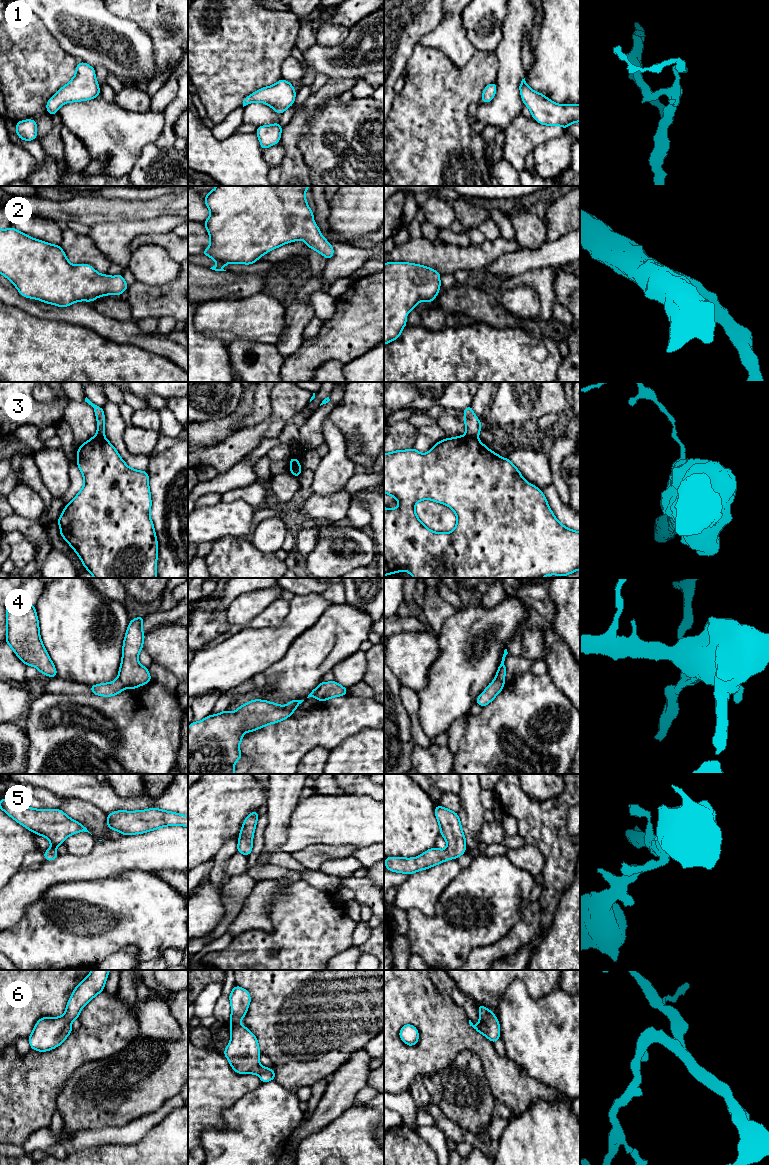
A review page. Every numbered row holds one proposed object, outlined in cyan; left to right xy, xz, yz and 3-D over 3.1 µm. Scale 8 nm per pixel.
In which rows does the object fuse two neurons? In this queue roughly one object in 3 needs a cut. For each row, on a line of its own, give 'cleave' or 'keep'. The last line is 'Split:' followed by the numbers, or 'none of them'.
1: keep
2: keep
3: cleave
4: cleave
5: keep
6: keep
Split: 3, 4

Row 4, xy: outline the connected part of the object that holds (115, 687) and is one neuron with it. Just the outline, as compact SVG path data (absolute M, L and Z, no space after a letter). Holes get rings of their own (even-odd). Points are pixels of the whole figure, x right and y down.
M116 679L110 683L101 683L89 686L93 694L105 697L120 694L125 688L123 683L119 679Z

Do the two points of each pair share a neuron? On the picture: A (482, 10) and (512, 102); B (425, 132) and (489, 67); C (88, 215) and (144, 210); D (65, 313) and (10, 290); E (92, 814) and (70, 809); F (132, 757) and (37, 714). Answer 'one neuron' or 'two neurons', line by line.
A: two neurons
B: one neuron
C: one neuron
D: one neuron
E: one neuron
F: one neuron

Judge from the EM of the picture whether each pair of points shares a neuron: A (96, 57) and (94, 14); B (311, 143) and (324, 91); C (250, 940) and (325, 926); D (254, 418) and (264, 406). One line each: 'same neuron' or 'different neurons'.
A: same neuron
B: different neurons
C: same neuron
D: same neuron

